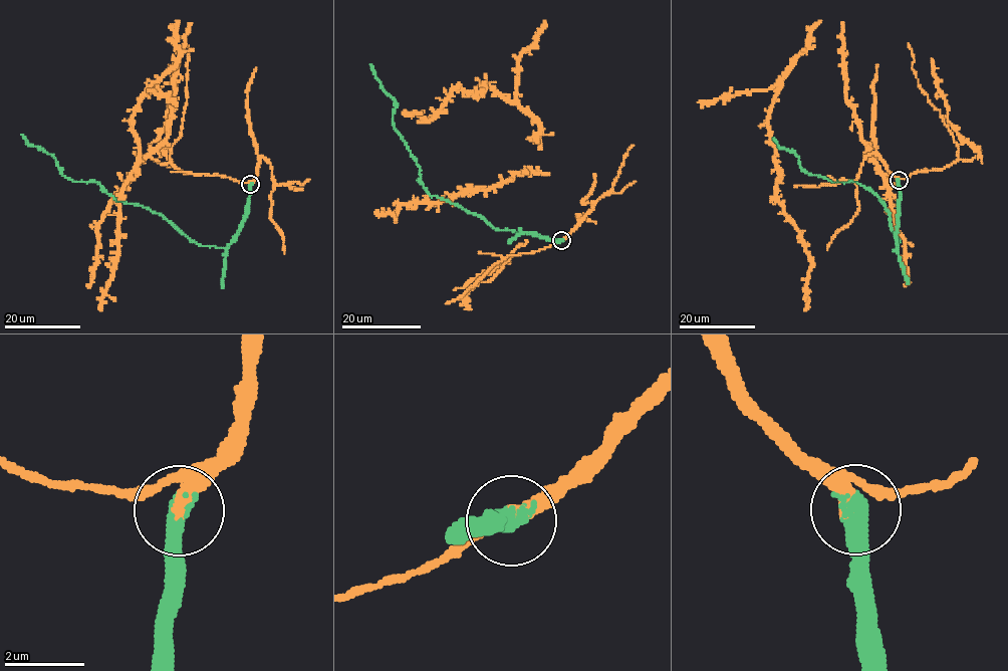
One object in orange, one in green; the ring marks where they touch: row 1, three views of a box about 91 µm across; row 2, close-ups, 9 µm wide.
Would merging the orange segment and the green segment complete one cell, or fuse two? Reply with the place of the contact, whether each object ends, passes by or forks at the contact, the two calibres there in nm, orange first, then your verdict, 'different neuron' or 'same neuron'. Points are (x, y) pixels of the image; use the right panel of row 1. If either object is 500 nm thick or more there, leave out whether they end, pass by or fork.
(899, 180) | orange passes by | green ends | 280/480 nm | same neuron

